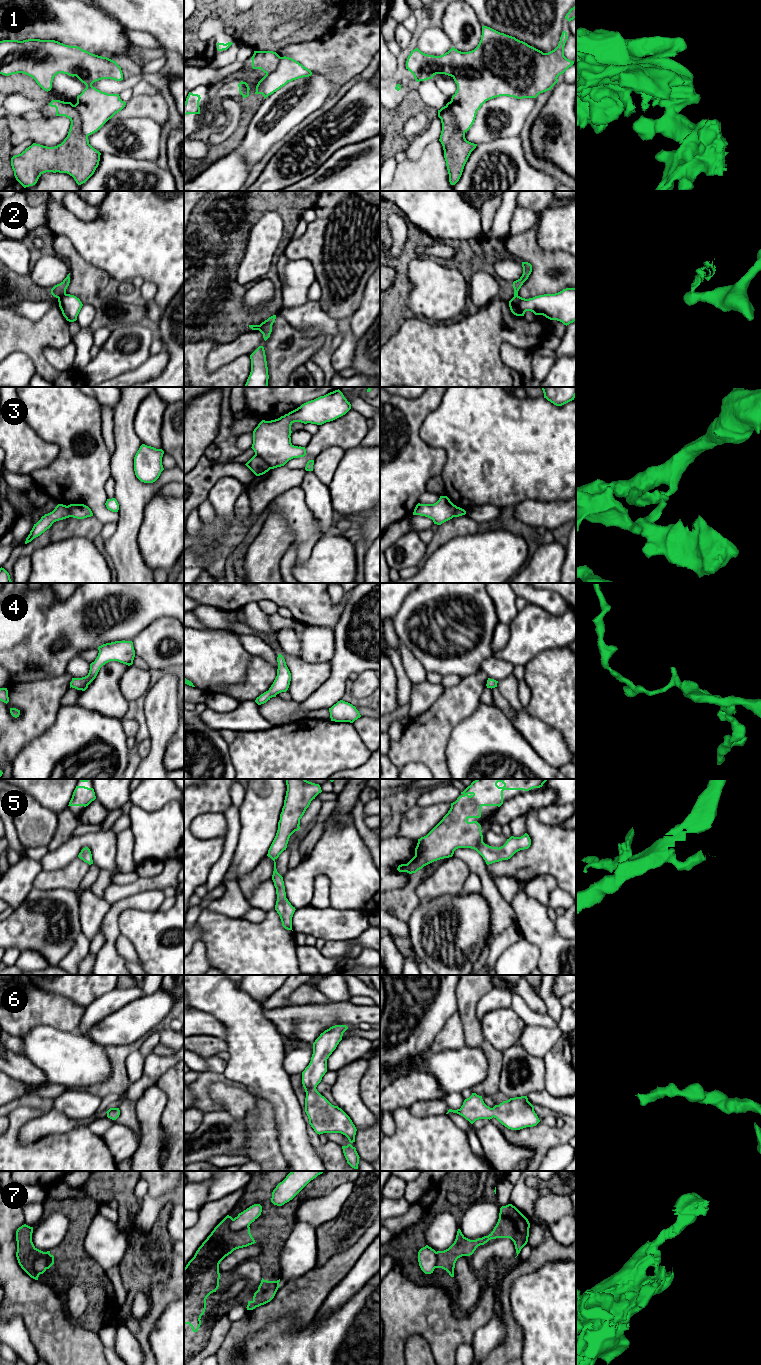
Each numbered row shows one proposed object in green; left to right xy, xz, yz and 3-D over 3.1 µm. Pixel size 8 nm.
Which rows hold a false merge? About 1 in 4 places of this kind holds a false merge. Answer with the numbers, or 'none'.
1, 2, 3, 7

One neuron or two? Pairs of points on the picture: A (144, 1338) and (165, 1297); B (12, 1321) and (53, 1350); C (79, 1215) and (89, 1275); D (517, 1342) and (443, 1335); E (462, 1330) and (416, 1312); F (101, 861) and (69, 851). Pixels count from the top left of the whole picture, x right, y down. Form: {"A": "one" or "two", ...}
{"A": "one", "B": "two", "C": "one", "D": "two", "E": "one", "F": "one"}

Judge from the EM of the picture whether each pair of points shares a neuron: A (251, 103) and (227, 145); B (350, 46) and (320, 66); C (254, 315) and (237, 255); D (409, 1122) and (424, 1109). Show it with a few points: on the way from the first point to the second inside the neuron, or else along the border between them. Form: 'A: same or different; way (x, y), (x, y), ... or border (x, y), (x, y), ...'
A: same; way (247, 113), (242, 129), (237, 135)
B: same; way (343, 49), (337, 49), (327, 59)
C: same; way (237, 308), (230, 301), (230, 272)
D: different; border (408, 1108), (413, 1115), (419, 1117), (438, 1114)

